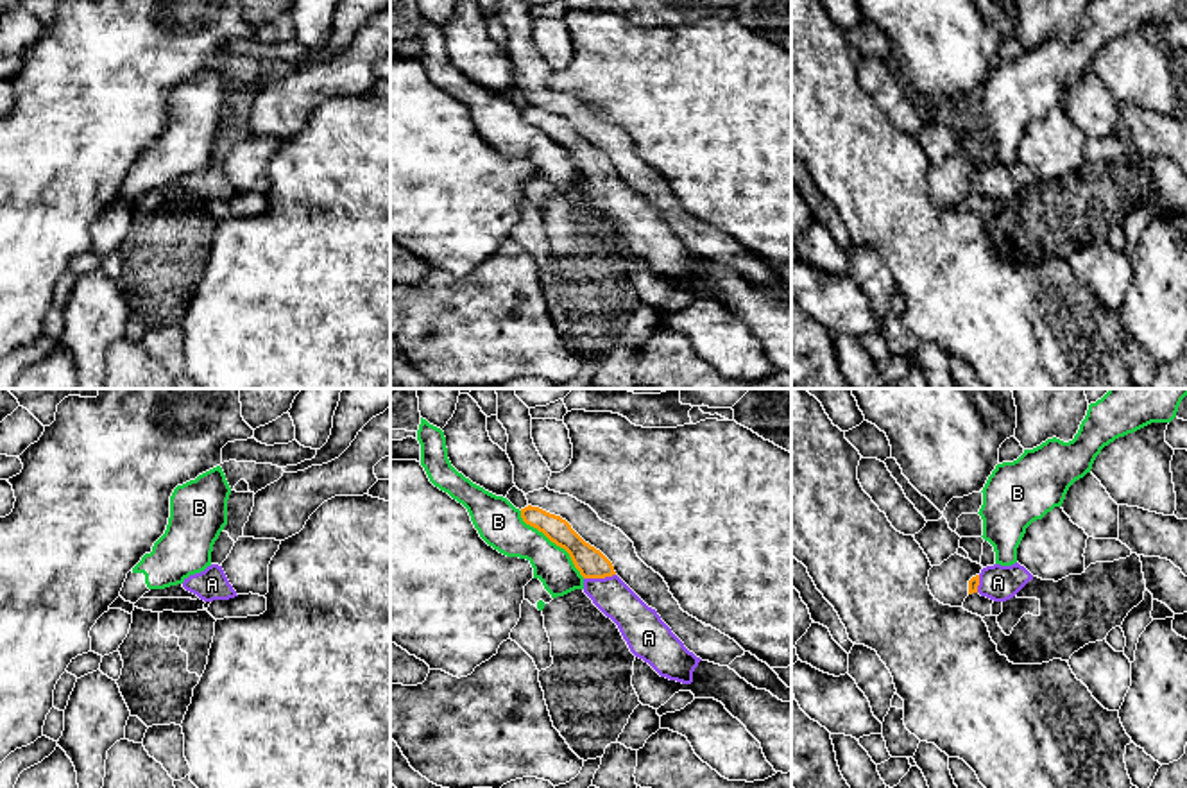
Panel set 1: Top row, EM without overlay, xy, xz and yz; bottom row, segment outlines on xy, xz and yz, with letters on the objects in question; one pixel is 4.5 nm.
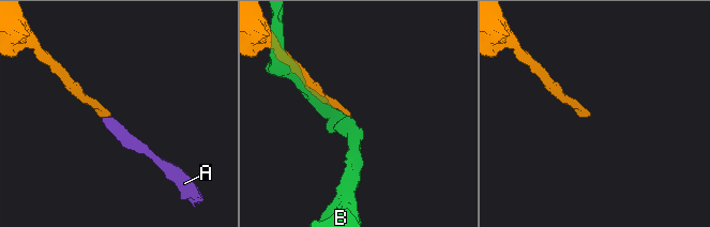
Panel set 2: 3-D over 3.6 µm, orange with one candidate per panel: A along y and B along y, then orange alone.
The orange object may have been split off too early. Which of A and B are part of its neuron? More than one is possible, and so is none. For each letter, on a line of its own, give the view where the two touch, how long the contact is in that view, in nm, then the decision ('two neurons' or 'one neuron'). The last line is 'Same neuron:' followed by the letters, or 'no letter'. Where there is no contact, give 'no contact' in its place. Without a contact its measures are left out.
A: meets orange in xz; contact 150 nm long; one neuron
B: meets orange in xz; contact 420 nm long; two neurons
Same neuron: A

